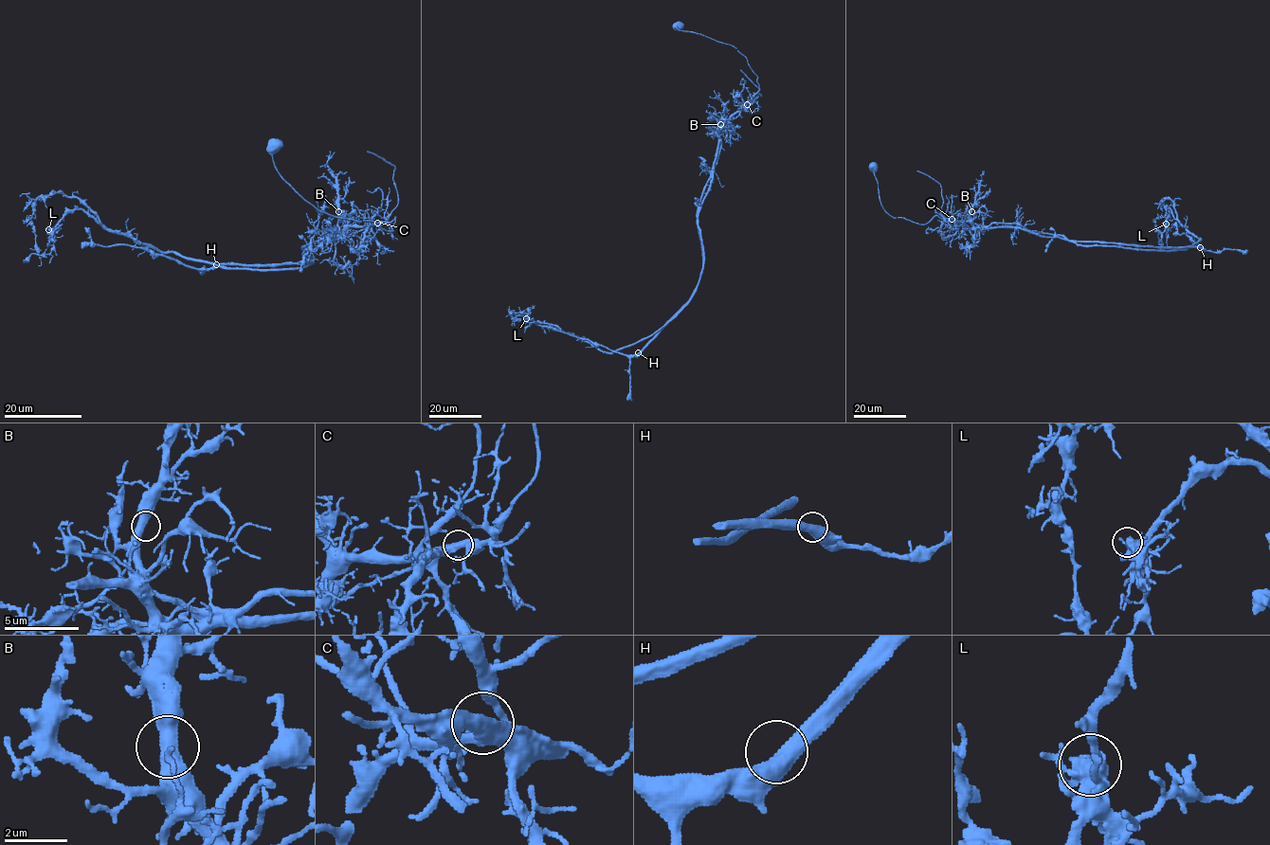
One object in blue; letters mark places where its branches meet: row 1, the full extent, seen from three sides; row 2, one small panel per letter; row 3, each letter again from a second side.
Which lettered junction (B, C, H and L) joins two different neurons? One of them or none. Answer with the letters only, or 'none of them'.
C

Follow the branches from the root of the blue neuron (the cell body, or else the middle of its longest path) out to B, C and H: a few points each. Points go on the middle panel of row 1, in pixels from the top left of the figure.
B: (676, 24), (679, 30), (693, 31), (734, 46), (757, 77), (758, 91), (720, 124)
C: (676, 24), (679, 30), (693, 31), (731, 44), (746, 58), (757, 77), (758, 85), (758, 91), (747, 104)
H: (676, 24), (734, 46), (757, 77), (758, 91), (718, 134), (698, 217), (699, 282), (638, 352)

